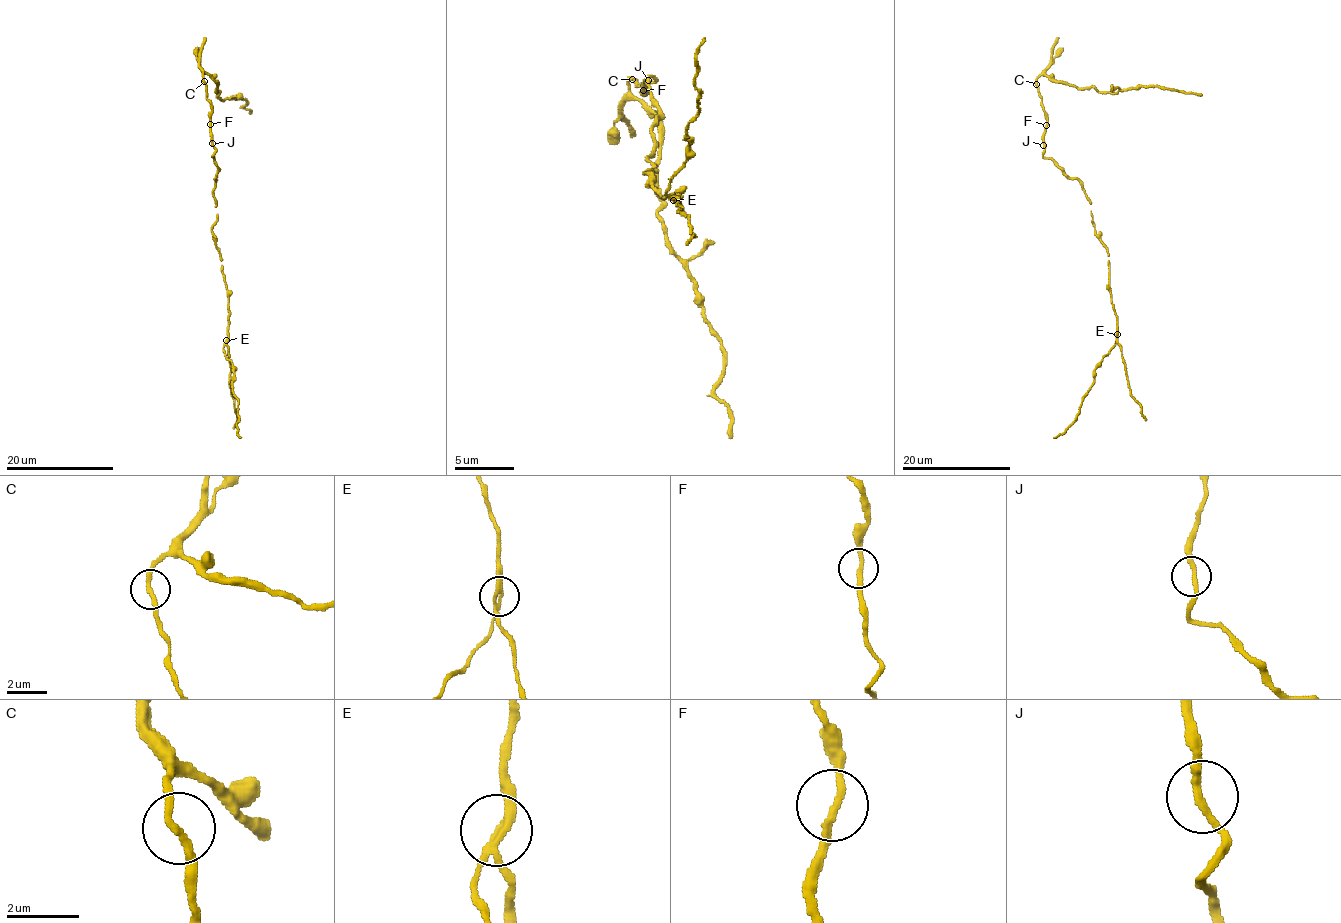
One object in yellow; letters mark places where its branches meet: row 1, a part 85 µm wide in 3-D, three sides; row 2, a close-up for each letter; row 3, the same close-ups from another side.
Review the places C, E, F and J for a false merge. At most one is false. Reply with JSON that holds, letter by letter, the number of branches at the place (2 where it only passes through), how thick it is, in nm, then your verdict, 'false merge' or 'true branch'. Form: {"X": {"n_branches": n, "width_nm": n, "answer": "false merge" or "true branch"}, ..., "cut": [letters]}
{"C": {"n_branches": 2, "width_nm": 220, "answer": "true branch"}, "E": {"n_branches": 3, "width_nm": 190, "answer": "false merge"}, "F": {"n_branches": 2, "width_nm": 200, "answer": "true branch"}, "J": {"n_branches": 2, "width_nm": 220, "answer": "true branch"}, "cut": ["E"]}

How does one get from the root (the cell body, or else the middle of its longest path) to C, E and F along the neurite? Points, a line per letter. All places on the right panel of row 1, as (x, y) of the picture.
C: (1070, 178), (1043, 156), (1047, 114), (1036, 84)
E: (1070, 178), (1080, 182), (1091, 204), (1096, 236), (1108, 253), (1109, 293), (1117, 335)
F: (1070, 178), (1043, 156), (1046, 125)

